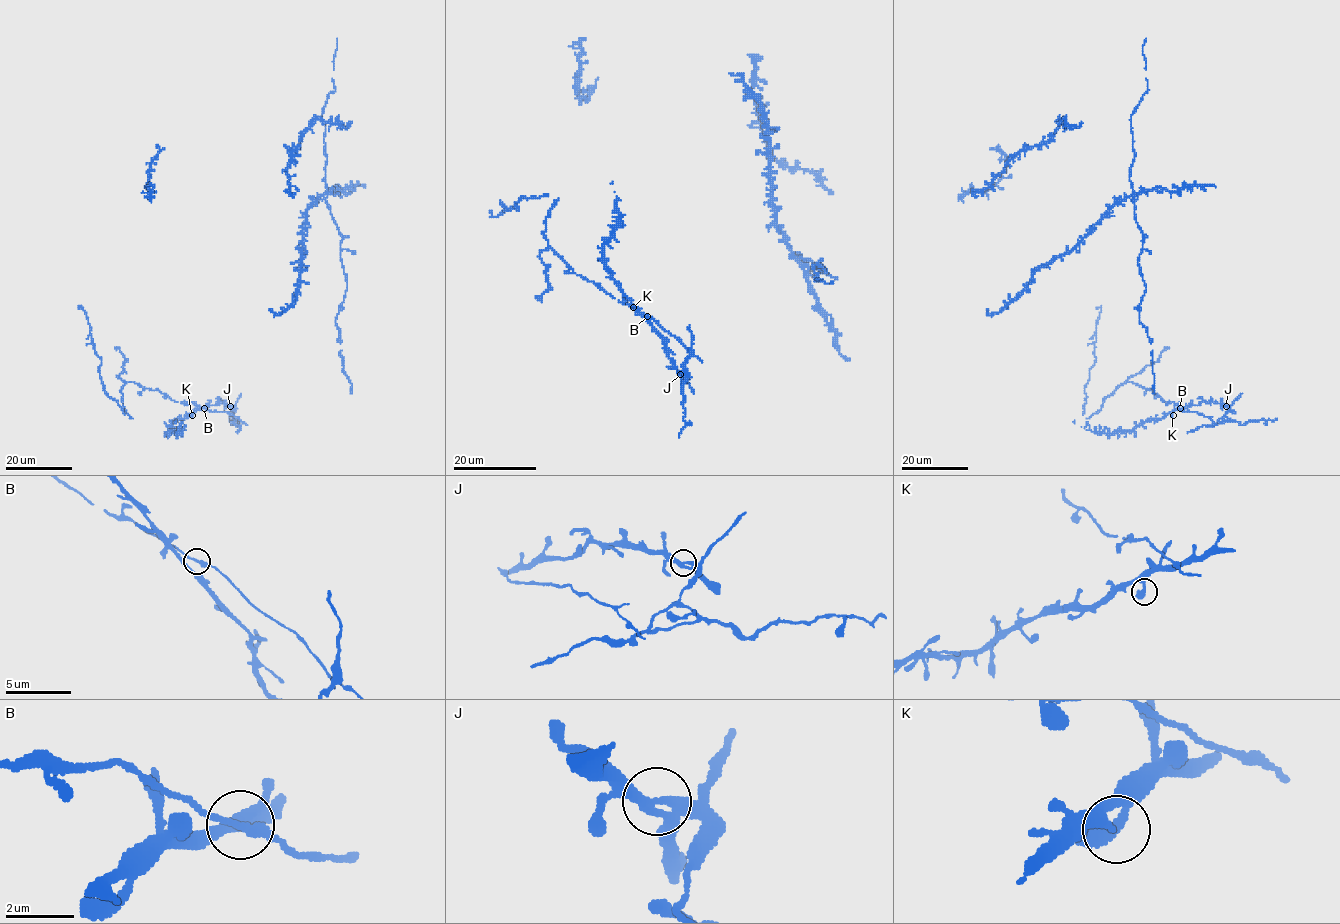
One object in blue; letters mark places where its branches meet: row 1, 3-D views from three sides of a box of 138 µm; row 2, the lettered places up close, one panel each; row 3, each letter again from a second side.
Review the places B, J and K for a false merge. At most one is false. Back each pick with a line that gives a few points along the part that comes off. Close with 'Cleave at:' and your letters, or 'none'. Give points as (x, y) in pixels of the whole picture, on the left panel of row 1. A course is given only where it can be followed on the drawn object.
Cleave at: J

